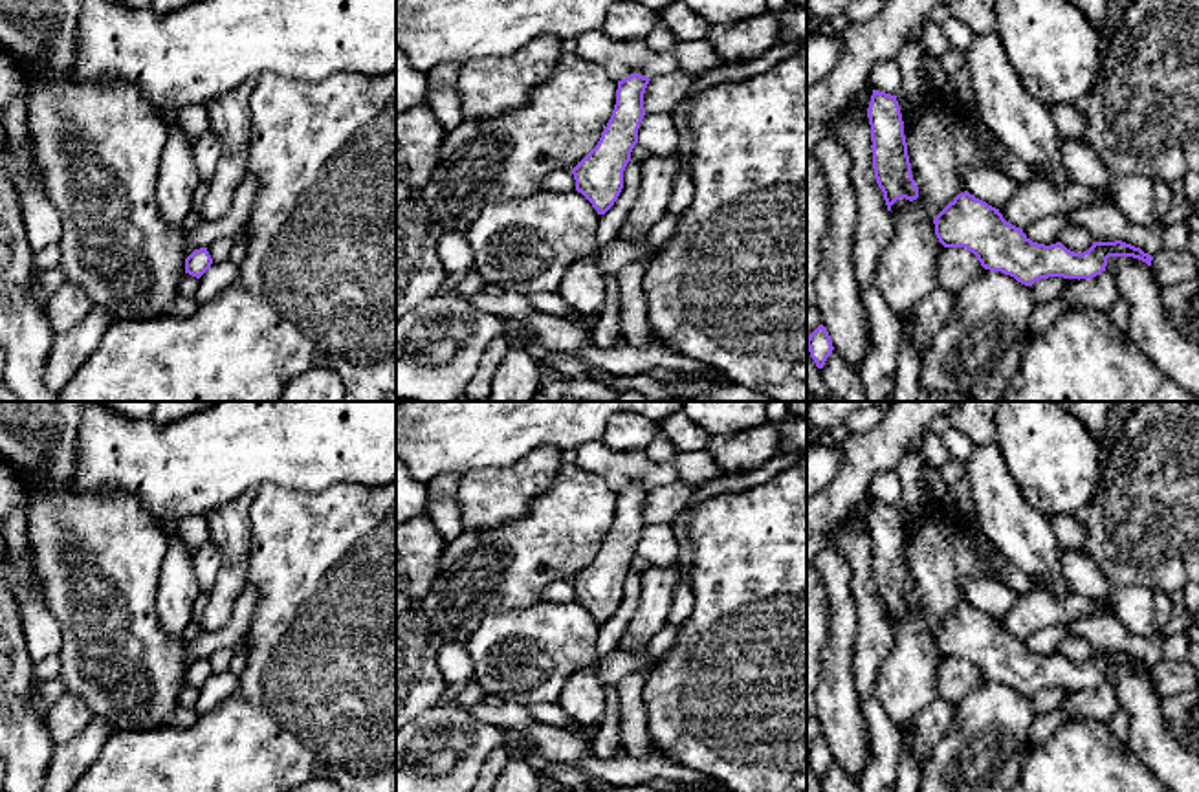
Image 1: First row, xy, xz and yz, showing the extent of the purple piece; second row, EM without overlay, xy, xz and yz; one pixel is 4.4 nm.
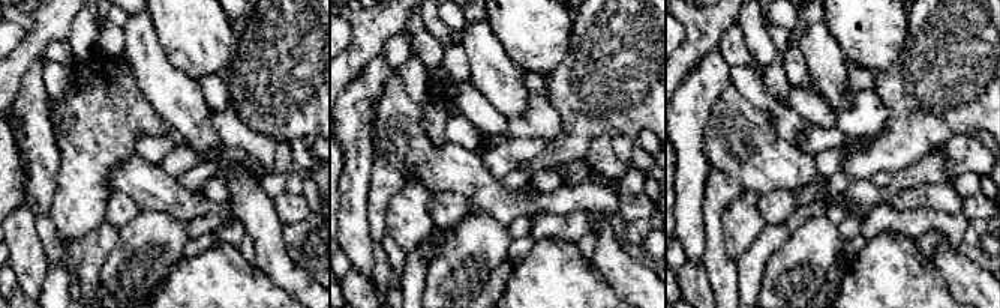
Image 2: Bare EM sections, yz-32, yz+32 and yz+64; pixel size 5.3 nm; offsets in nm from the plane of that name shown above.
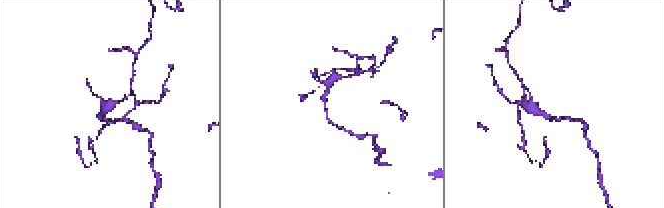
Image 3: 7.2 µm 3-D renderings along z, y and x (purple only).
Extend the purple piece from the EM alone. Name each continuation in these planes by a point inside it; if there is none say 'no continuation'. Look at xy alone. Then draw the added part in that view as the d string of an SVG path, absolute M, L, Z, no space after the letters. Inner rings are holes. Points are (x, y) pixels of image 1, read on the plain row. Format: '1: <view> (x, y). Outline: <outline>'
no continuation

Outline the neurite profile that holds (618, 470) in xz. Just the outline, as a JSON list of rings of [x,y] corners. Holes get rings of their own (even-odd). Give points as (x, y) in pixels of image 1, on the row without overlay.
[[[601,440],[583,444],[576,451],[576,464],[587,473],[598,475],[614,491],[631,484],[653,490],[678,480],[675,458],[654,464],[645,451],[620,453],[603,446]]]

